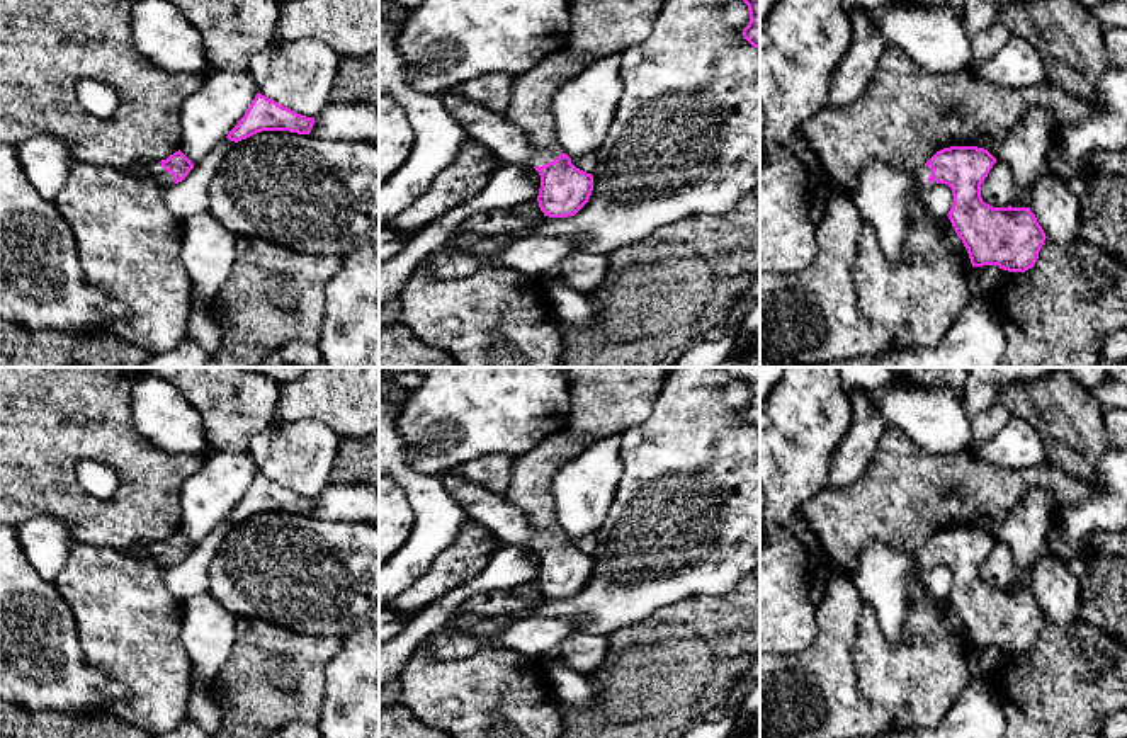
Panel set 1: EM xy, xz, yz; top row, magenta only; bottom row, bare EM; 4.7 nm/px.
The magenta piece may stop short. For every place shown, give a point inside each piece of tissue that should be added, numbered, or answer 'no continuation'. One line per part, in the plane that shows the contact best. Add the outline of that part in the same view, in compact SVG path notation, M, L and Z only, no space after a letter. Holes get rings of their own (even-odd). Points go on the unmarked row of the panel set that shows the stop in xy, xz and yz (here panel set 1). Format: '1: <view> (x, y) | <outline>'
1: xz (507, 522) | M452 473L442 476L444 488L467 512L507 546L542 548L564 532L559 527L535 529L527 515L503 497Z

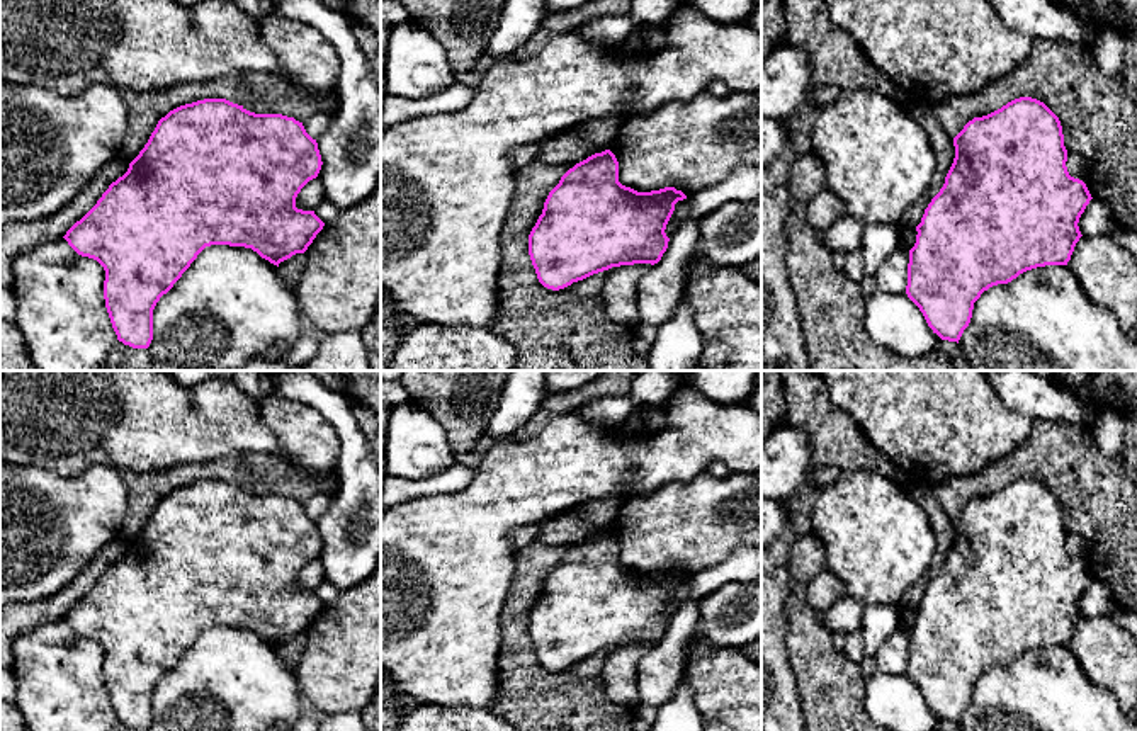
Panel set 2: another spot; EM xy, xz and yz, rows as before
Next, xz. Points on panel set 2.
no continuation

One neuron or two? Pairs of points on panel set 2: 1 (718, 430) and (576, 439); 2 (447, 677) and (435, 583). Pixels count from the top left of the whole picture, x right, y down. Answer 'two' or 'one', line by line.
1: one
2: one

